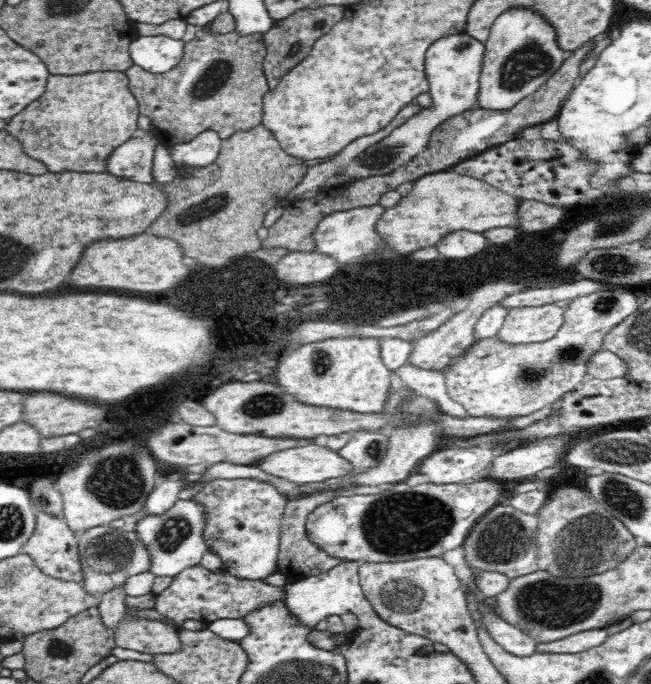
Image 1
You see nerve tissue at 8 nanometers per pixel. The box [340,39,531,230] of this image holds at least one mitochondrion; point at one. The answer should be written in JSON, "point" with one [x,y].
{"point":[381,158]}

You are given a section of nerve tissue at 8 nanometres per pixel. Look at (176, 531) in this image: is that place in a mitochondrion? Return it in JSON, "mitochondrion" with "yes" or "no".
{"mitochondrion":"yes"}

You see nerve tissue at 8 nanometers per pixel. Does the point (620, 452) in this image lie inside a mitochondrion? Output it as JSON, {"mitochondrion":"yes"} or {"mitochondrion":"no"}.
{"mitochondrion":"yes"}

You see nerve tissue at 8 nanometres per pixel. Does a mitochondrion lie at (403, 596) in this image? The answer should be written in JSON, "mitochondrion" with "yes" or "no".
{"mitochondrion":"yes"}

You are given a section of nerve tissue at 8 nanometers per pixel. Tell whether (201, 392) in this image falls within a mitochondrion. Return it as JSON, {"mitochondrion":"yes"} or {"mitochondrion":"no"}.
{"mitochondrion":"no"}

